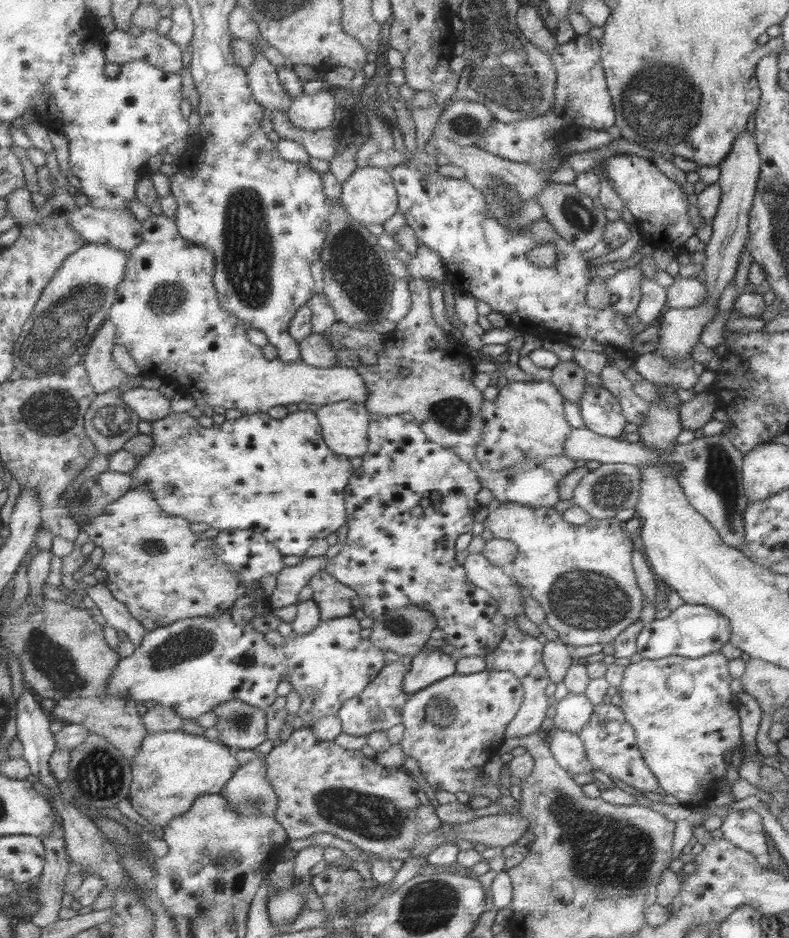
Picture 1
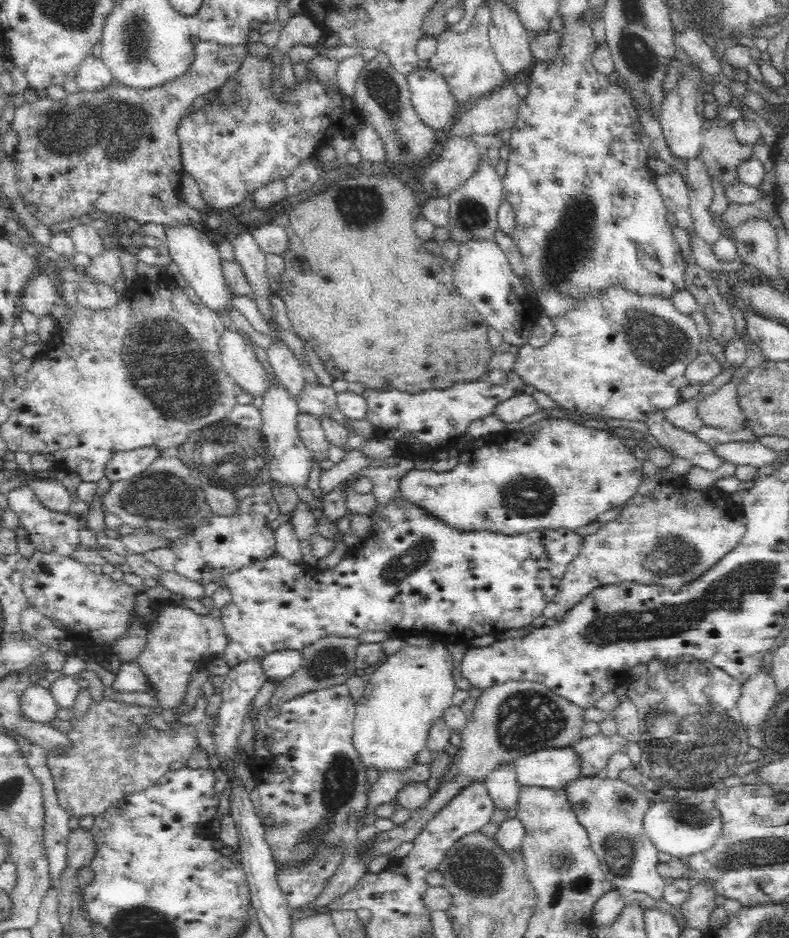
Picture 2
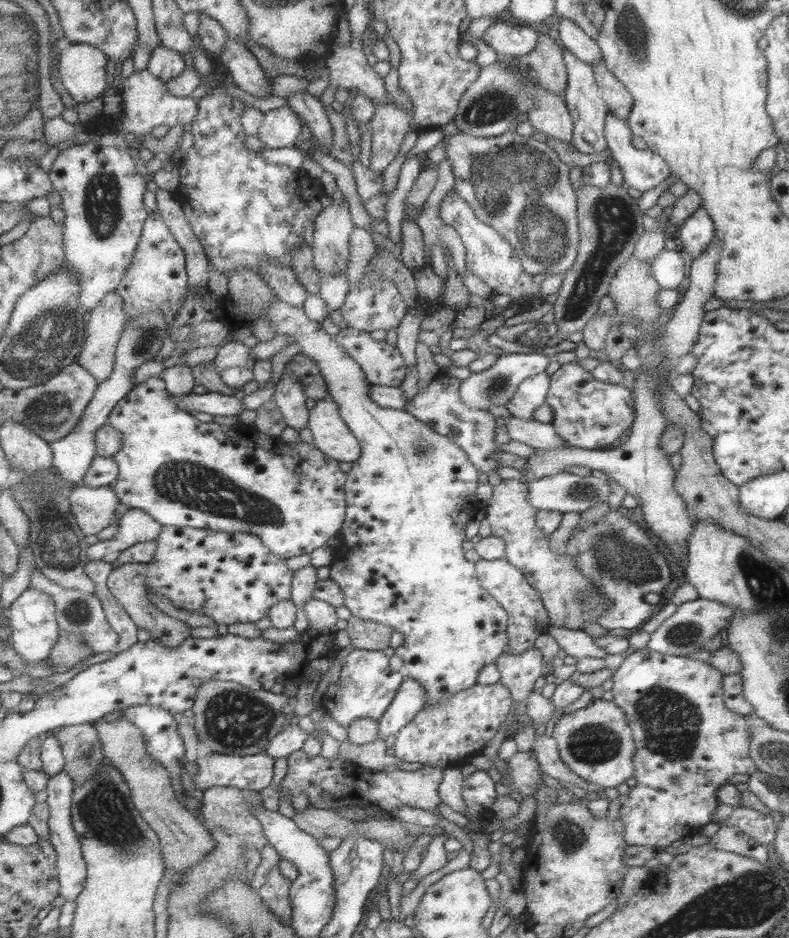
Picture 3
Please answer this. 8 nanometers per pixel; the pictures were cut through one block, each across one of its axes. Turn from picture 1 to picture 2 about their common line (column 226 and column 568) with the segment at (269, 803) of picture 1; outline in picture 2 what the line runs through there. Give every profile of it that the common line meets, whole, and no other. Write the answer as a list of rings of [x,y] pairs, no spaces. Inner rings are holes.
[[[584,777],[567,785],[565,790],[573,804],[578,821],[587,830],[592,850],[599,858],[603,874],[616,890],[642,892],[656,900],[662,900],[665,883],[658,874],[657,852],[652,841],[645,835],[644,814],[650,801],[630,785],[617,779]]]

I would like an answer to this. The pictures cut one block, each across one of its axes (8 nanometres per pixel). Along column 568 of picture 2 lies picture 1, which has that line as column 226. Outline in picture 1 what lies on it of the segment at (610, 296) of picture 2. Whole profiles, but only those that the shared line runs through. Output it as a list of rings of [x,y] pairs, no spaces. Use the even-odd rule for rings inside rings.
[[[151,216],[143,222],[142,235],[144,236],[143,242],[130,251],[130,259],[128,265],[128,274],[125,275],[125,281],[121,283],[120,289],[117,290],[119,297],[115,305],[110,310],[111,321],[116,325],[116,344],[125,346],[127,350],[133,355],[135,362],[143,370],[144,378],[159,378],[165,383],[172,383],[175,386],[185,386],[187,394],[197,404],[196,408],[204,411],[205,408],[211,409],[222,407],[223,409],[237,409],[245,415],[255,413],[268,413],[275,406],[287,406],[289,404],[299,404],[300,402],[308,405],[315,404],[319,406],[333,405],[341,401],[352,401],[358,404],[366,405],[370,396],[369,388],[365,382],[364,375],[359,370],[349,367],[335,366],[333,368],[316,367],[306,363],[304,360],[295,362],[285,362],[281,359],[271,360],[264,355],[264,347],[257,346],[249,340],[249,328],[251,325],[243,320],[237,318],[236,314],[229,312],[221,306],[221,300],[217,296],[217,288],[213,282],[215,278],[217,262],[215,256],[211,251],[207,250],[203,245],[183,238],[180,233],[180,227],[175,219],[169,219],[167,216]]]

